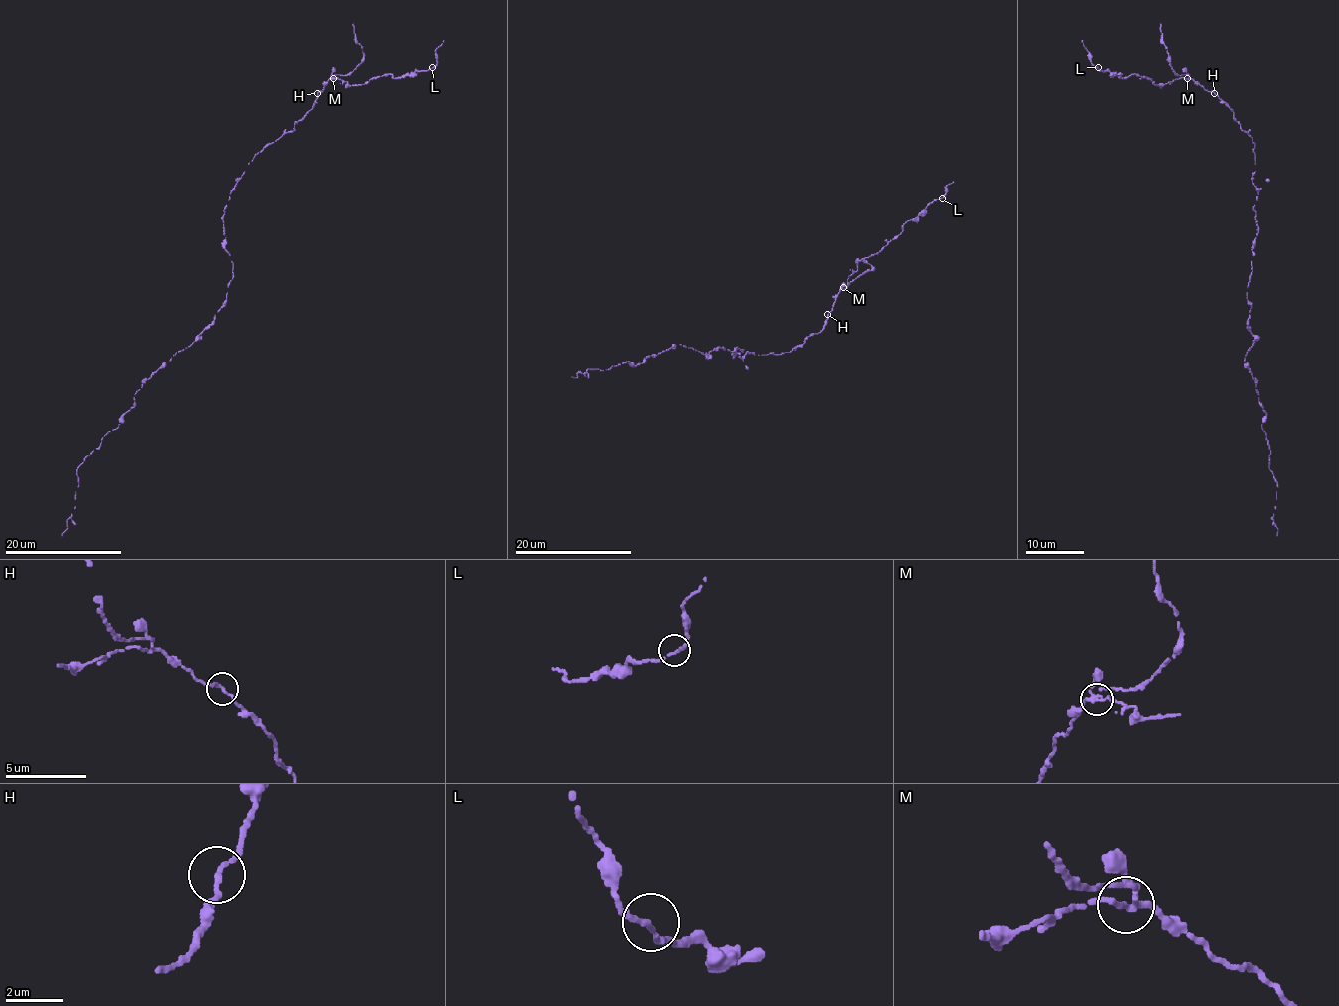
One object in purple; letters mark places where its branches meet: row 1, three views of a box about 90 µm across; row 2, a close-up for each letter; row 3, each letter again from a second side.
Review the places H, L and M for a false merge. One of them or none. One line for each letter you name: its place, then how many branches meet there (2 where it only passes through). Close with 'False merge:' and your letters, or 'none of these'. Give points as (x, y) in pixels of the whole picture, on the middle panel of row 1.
False merge: none of these

